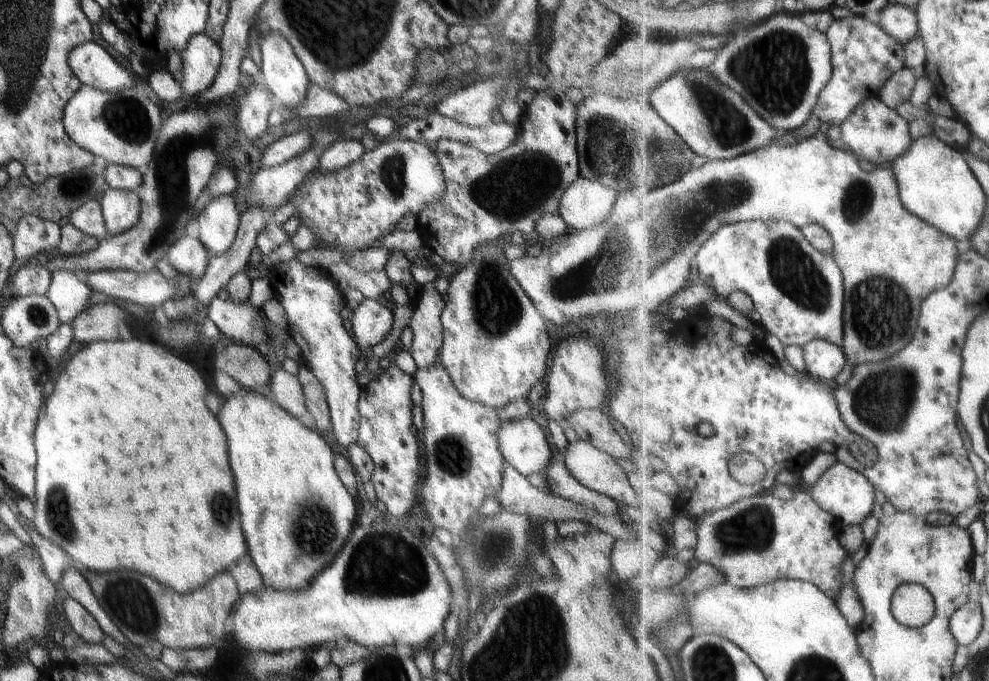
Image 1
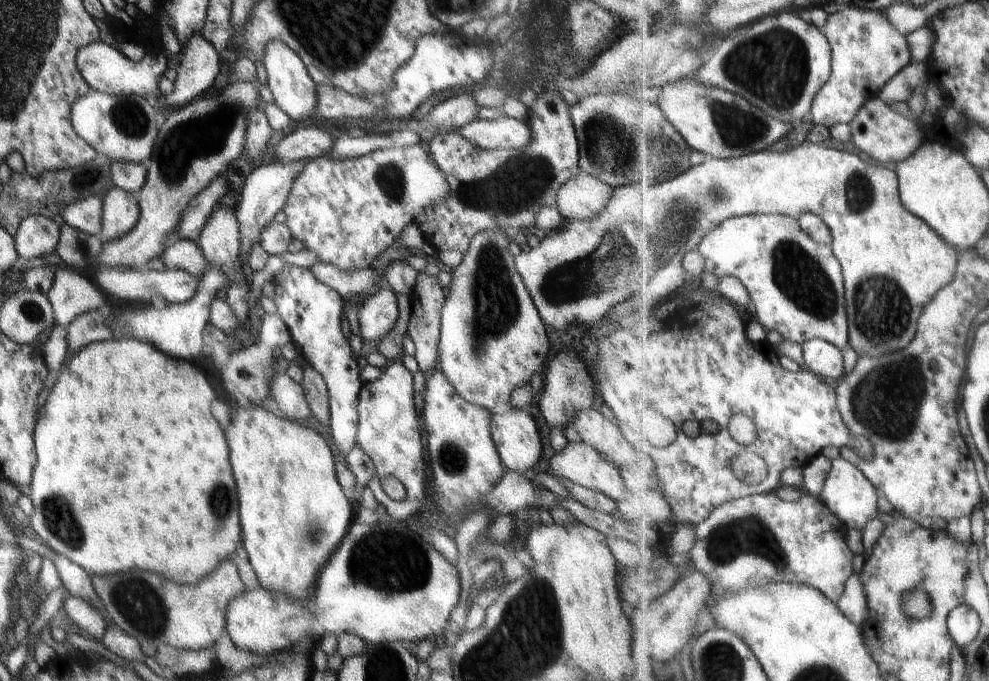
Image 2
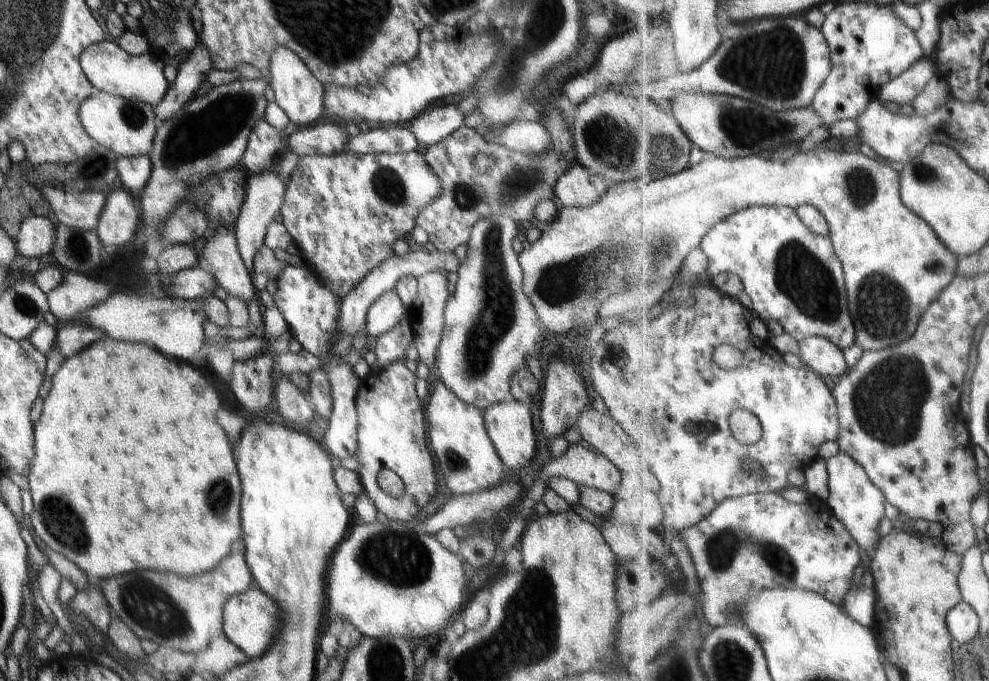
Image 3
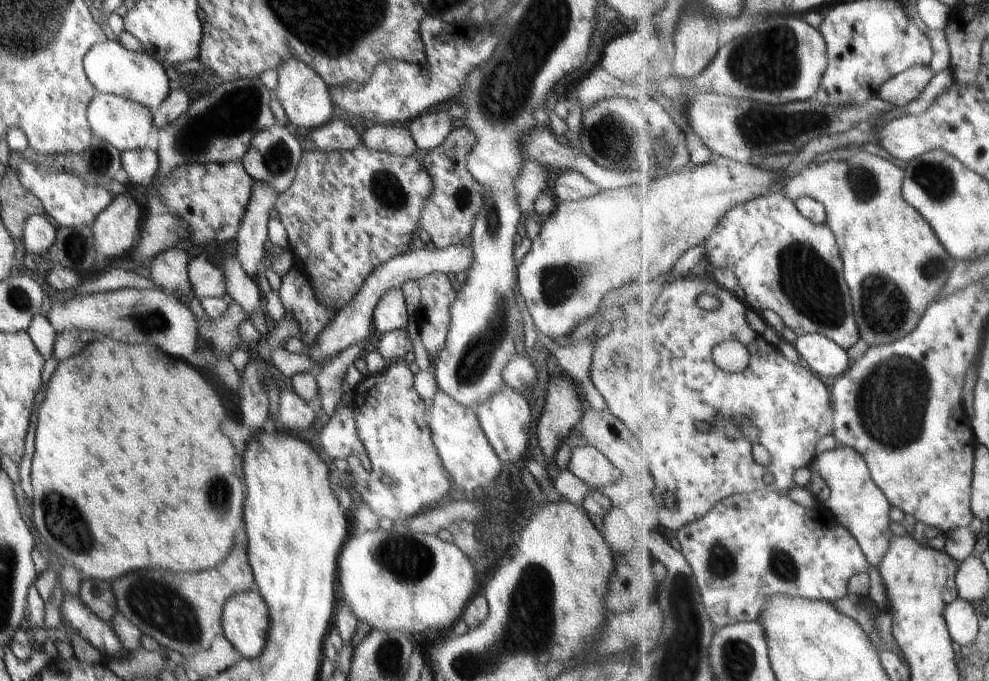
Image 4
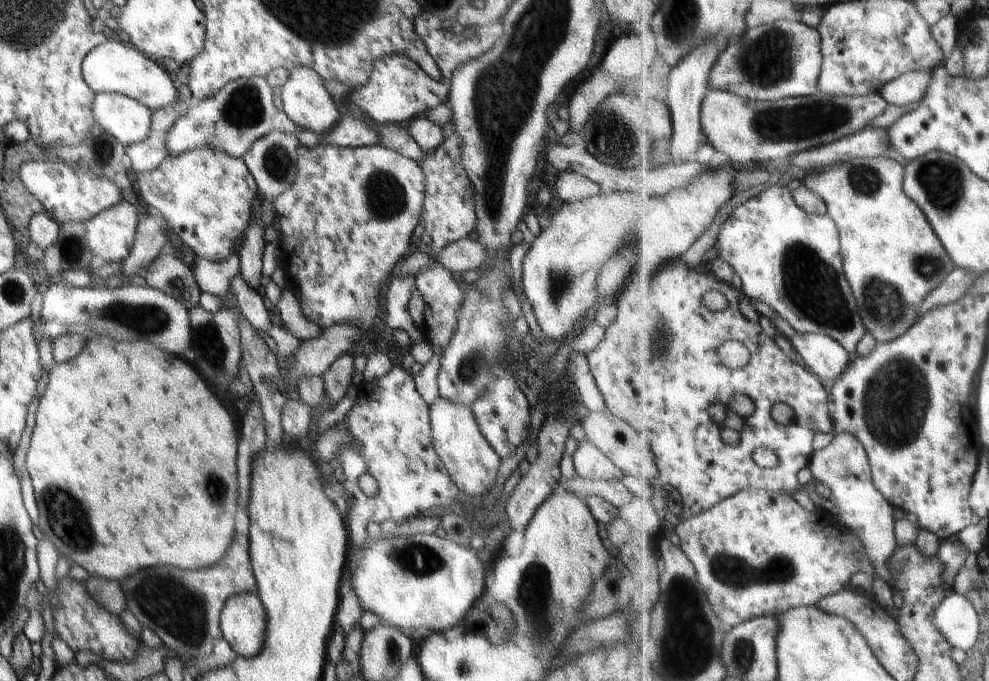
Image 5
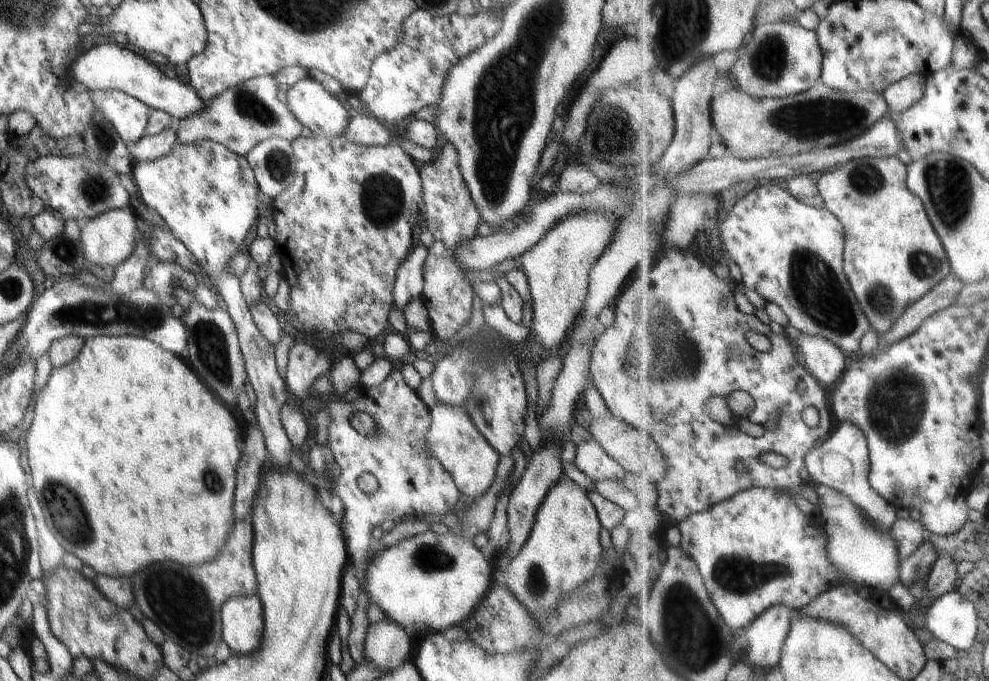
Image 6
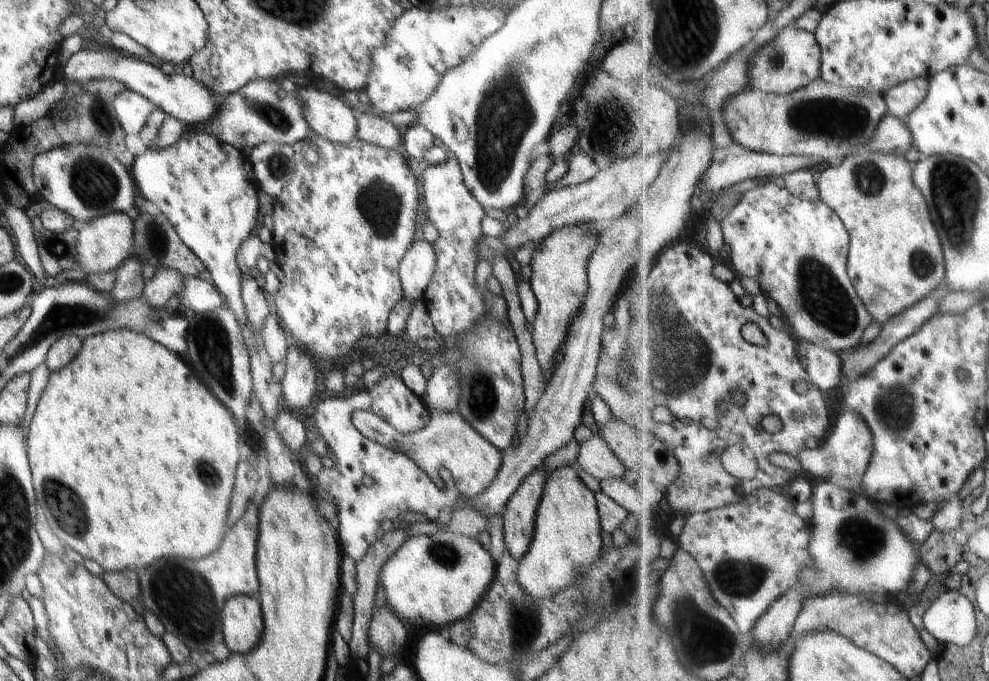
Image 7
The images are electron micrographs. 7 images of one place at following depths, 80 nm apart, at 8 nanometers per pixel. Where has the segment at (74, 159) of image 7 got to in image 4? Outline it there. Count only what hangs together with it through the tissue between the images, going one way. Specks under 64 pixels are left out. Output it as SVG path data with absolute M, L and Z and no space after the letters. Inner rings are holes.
M24 161L19 166L20 182L44 205L48 217L65 227L89 227L95 218L112 202L113 196L106 191L106 181L96 185L85 186L83 180L74 173L51 172L47 165L39 165L35 162Z

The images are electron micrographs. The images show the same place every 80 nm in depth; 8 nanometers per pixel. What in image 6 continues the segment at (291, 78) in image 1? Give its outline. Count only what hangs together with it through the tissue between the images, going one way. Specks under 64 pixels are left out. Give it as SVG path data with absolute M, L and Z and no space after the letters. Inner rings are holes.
M311 73L285 87L285 91L285 103L308 133L329 139L343 136L350 120L348 112Z

